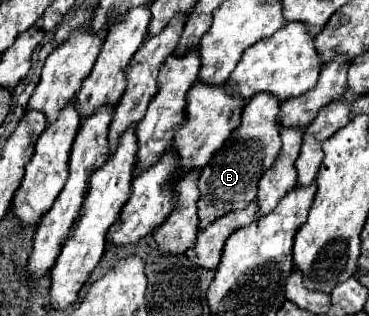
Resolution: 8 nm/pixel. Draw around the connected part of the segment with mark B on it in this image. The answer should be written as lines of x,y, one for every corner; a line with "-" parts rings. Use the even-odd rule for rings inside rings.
258,93
250,99
250,103
244,107
242,123
234,129
232,137
224,143
224,147
210,159
206,167
202,167
200,173
200,229
210,223
210,219
216,219
218,215
224,215
226,211
236,211
246,207
256,197
256,185
258,179
266,173
268,167
278,157
280,151
280,101
270,93

